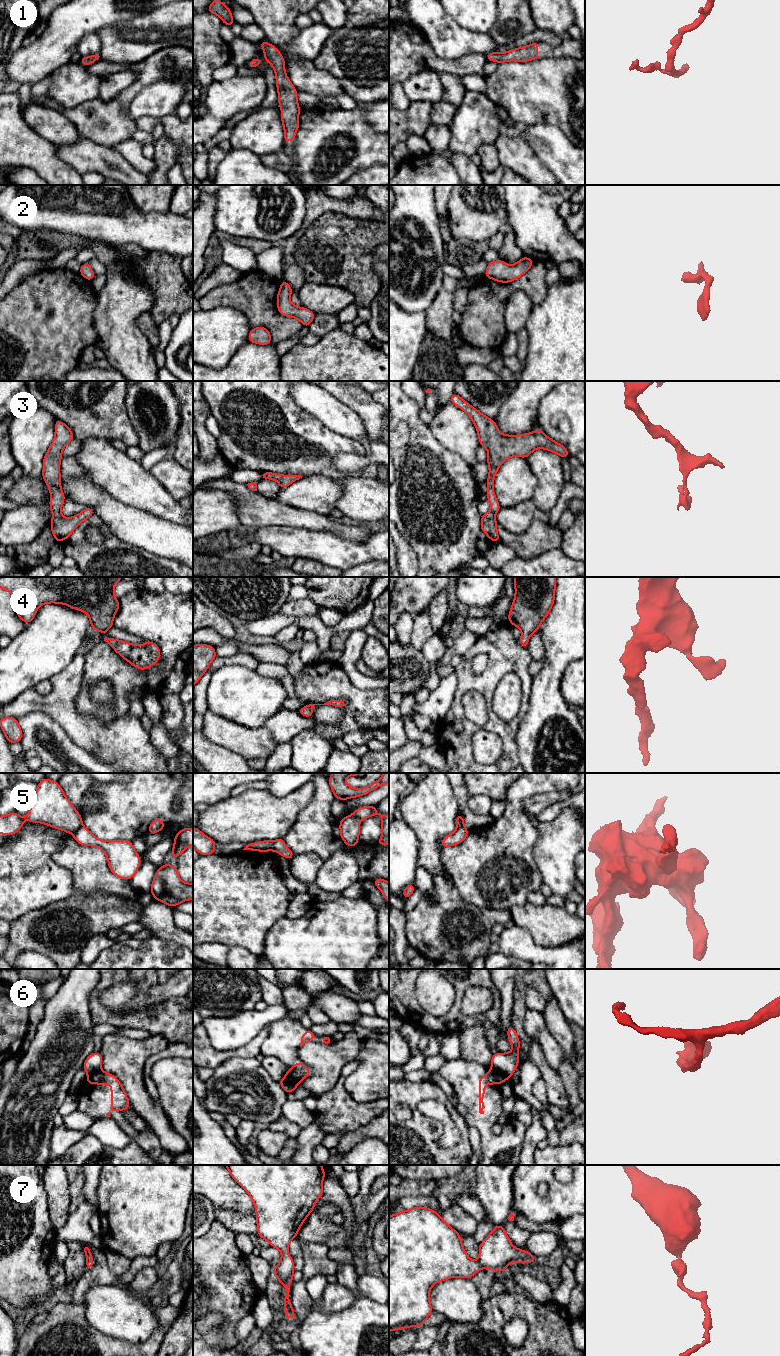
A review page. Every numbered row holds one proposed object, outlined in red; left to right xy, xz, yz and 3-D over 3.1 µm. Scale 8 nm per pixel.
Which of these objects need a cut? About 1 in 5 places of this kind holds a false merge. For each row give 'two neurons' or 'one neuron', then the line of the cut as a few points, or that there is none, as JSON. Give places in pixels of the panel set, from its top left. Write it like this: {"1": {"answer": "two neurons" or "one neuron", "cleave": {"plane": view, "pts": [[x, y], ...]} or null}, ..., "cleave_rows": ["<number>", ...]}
{"1": {"answer": "one neuron", "cleave": null}, "2": {"answer": "one neuron", "cleave": null}, "3": {"answer": "one neuron", "cleave": null}, "4": {"answer": "one neuron", "cleave": null}, "5": {"answer": "two neurons", "cleave": {"plane": "xy", "pts": [[82, 825], [73, 833]]}}, "6": {"answer": "two neurons", "cleave": {"plane": "yz", "pts": [[492, 1068], [506, 1079]]}}, "7": {"answer": "one neuron", "cleave": null}, "cleave_rows": ["5", "6"]}

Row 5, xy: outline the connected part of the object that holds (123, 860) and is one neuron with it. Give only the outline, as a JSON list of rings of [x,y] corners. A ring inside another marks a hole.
[[[83,825],[73,833],[73,838],[80,845],[101,848],[107,856],[111,872],[119,878],[130,880],[138,871],[140,856],[133,848],[132,841],[100,840]]]

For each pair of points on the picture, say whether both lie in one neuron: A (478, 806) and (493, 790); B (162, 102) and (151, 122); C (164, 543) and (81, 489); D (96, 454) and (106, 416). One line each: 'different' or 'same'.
A: different
B: different
C: same
D: different

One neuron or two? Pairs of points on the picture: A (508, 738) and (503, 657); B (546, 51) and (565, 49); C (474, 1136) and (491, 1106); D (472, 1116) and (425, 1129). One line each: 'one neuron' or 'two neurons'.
A: one neuron
B: one neuron
C: two neurons
D: two neurons

